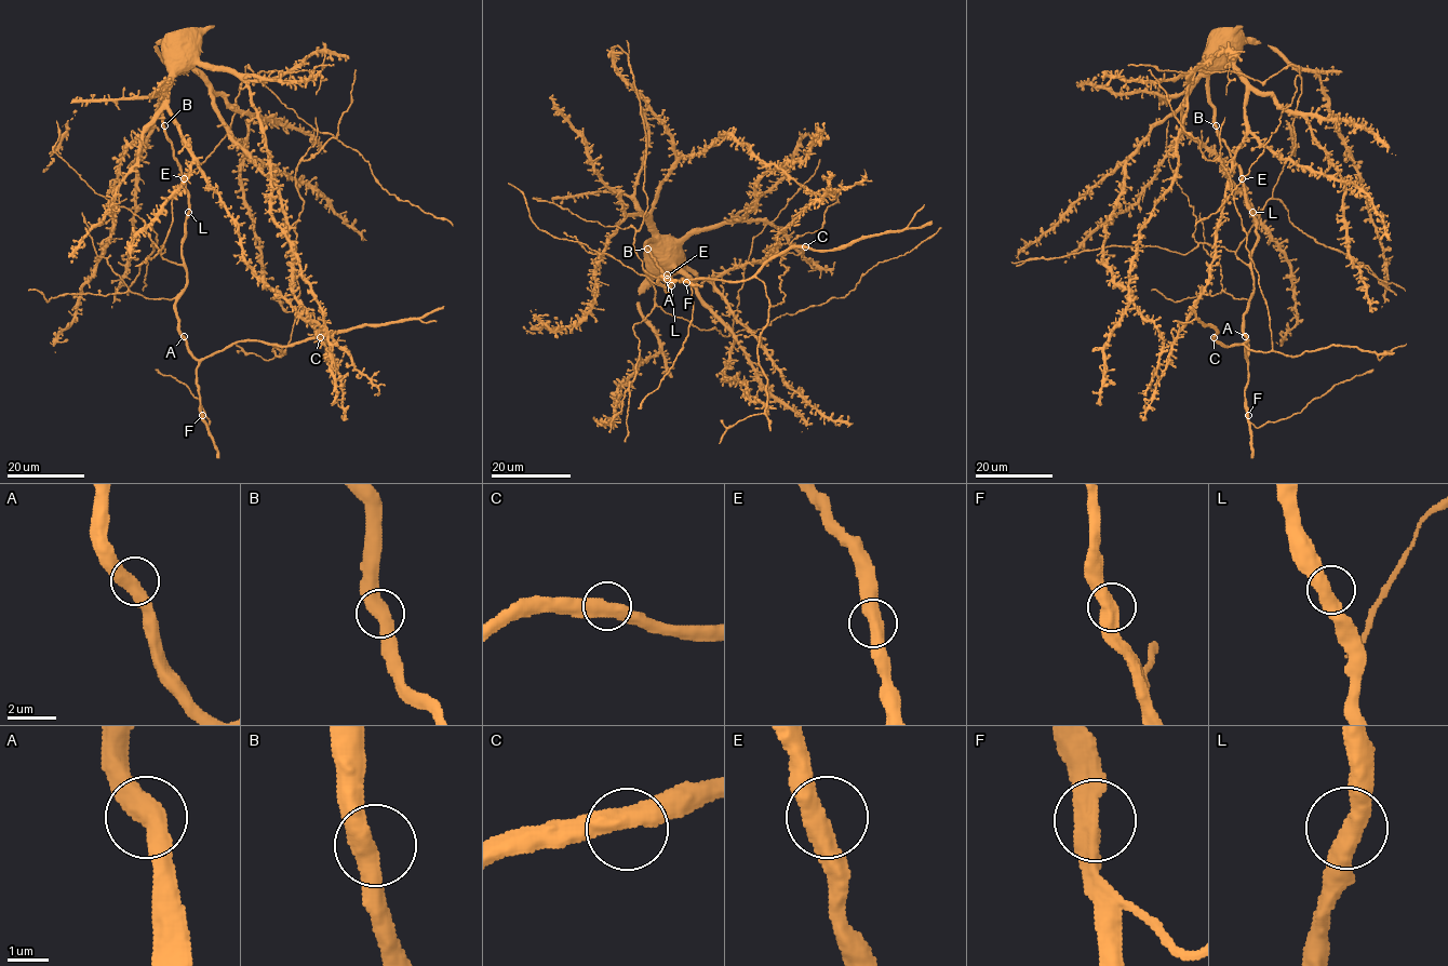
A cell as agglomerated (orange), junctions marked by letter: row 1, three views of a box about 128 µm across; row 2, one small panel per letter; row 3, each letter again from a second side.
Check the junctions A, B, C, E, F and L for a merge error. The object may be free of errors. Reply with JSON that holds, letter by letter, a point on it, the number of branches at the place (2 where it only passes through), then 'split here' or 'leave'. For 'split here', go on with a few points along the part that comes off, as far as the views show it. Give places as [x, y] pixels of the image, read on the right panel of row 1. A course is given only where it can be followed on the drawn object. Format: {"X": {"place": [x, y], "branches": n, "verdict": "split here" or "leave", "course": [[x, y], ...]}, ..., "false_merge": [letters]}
{"A": {"place": [1245, 336], "branches": 2, "verdict": "leave"}, "B": {"place": [1216, 125], "branches": 2, "verdict": "leave"}, "C": {"place": [1214, 337], "branches": 2, "verdict": "leave"}, "E": {"place": [1242, 178], "branches": 2, "verdict": "leave"}, "F": {"place": [1248, 415], "branches": 2, "verdict": "leave"}, "L": {"place": [1252, 212], "branches": 2, "verdict": "leave"}, "false_merge": []}

